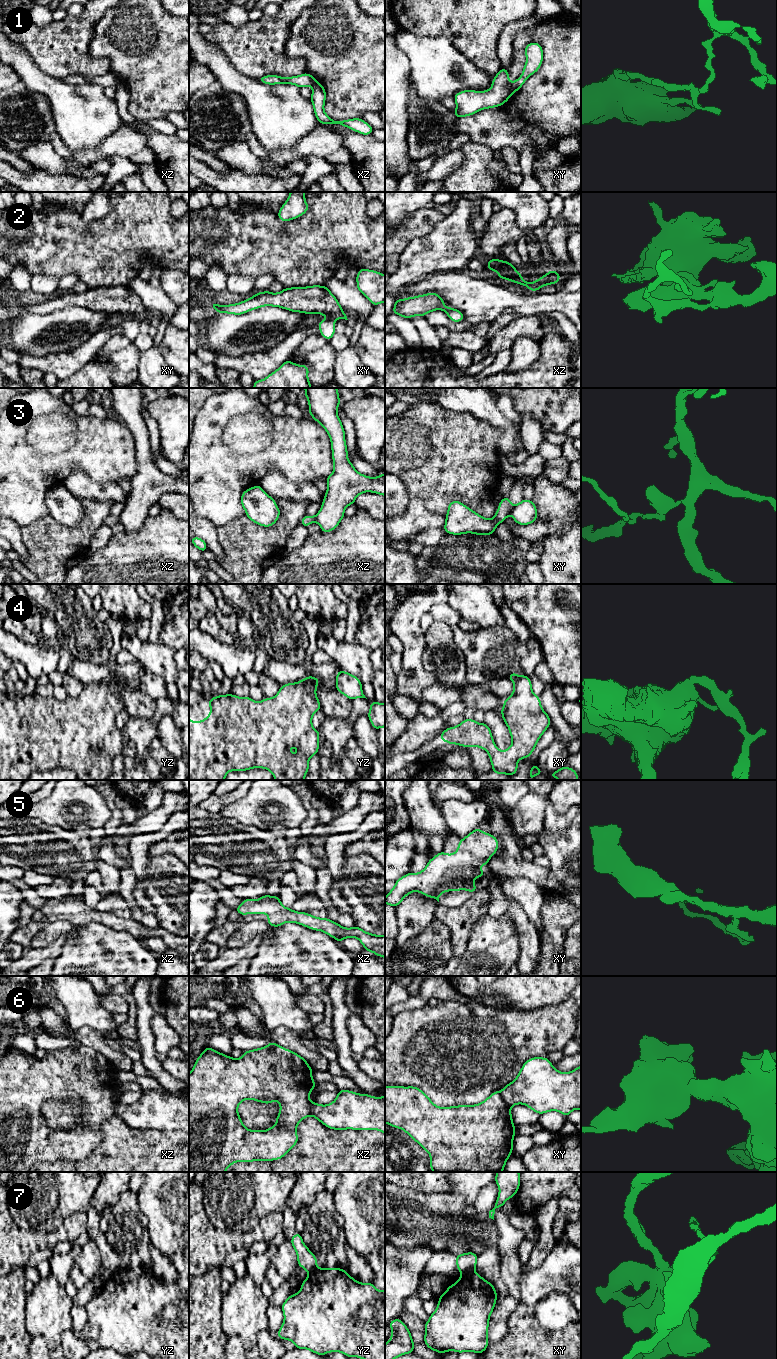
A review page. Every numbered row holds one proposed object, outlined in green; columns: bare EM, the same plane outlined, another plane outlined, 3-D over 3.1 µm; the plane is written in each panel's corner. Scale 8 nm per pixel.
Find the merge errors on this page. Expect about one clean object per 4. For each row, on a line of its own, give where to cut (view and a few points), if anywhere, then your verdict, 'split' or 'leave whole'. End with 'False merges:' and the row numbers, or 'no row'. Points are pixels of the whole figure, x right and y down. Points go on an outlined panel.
1: cut in xy along (512, 83), (510, 95); split
2: cut in xy along (330, 316), (334, 319); split
3: cut in xz along (314, 516), (315, 521); split
4: cut in yz along (307, 677), (316, 685); split
5: no cut; leave whole
6: cut in xy along (499, 1092), (502, 1099), (510, 1107); split
7: cut in xy along (474, 1271), (462, 1274); split
False merges: 1, 2, 3, 4, 6, 7

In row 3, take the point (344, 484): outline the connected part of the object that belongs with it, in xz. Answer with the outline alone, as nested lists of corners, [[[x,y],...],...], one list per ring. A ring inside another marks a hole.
[[[304,388],[305,397],[308,399],[309,413],[328,433],[331,441],[332,459],[334,470],[326,478],[328,489],[322,506],[315,516],[315,522],[321,527],[321,531],[328,533],[333,531],[345,516],[345,509],[355,503],[356,497],[365,492],[372,492],[385,496],[385,475],[381,472],[378,477],[368,477],[356,471],[348,460],[348,450],[345,441],[345,431],[342,422],[337,414],[340,405],[337,388]]]

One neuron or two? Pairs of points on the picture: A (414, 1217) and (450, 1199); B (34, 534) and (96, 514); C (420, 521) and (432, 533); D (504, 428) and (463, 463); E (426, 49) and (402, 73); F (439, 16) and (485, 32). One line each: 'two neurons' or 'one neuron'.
A: one neuron
B: one neuron
C: two neurons
D: two neurons
E: two neurons
F: one neuron

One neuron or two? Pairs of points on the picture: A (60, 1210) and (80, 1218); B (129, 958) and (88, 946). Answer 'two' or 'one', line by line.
A: two
B: one

